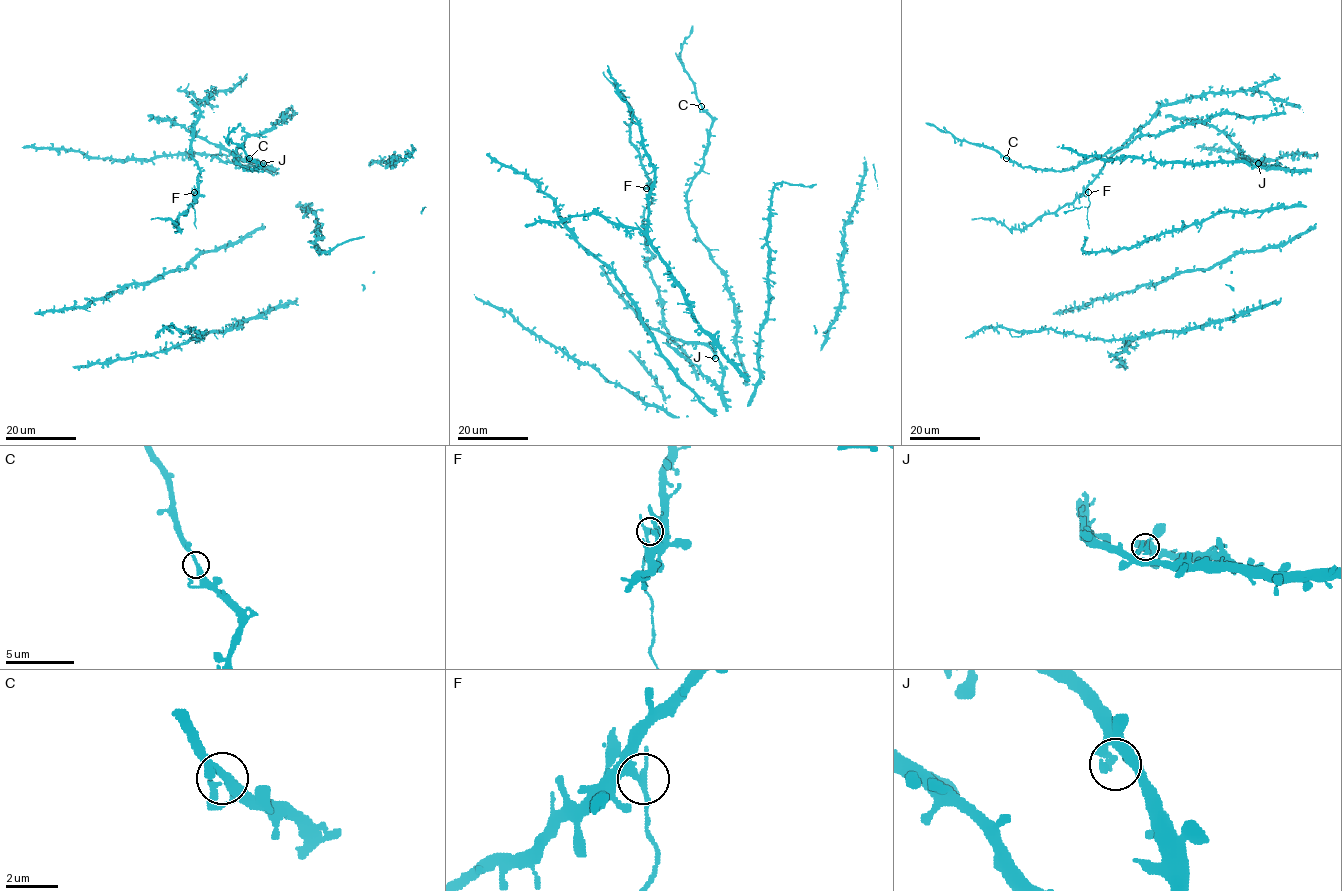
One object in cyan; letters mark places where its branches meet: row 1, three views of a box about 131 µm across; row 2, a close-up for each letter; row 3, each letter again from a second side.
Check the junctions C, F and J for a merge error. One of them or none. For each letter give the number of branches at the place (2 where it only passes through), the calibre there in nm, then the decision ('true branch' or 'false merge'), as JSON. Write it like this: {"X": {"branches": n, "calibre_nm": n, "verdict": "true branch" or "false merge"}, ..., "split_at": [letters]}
{"C": {"branches": 3, "calibre_nm": 260, "verdict": "true branch"}, "F": {"branches": 3, "calibre_nm": 240, "verdict": "false merge"}, "J": {"branches": 2, "calibre_nm": 280, "verdict": "true branch"}, "split_at": ["F"]}

